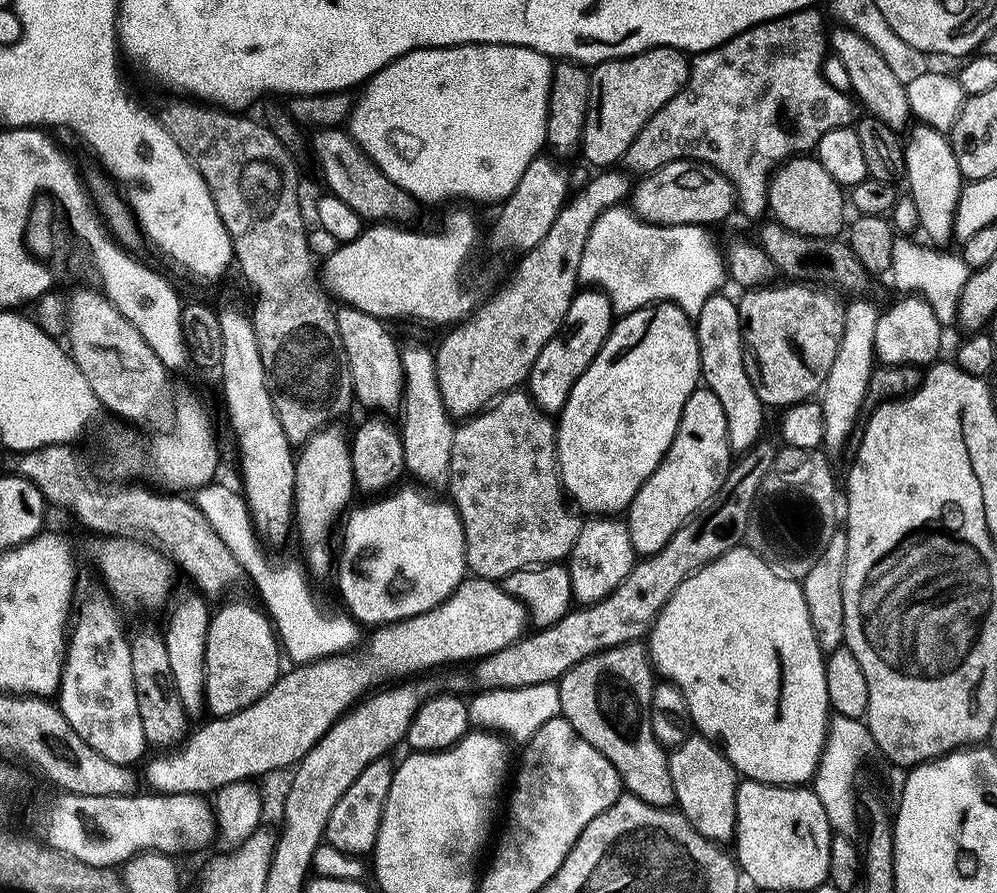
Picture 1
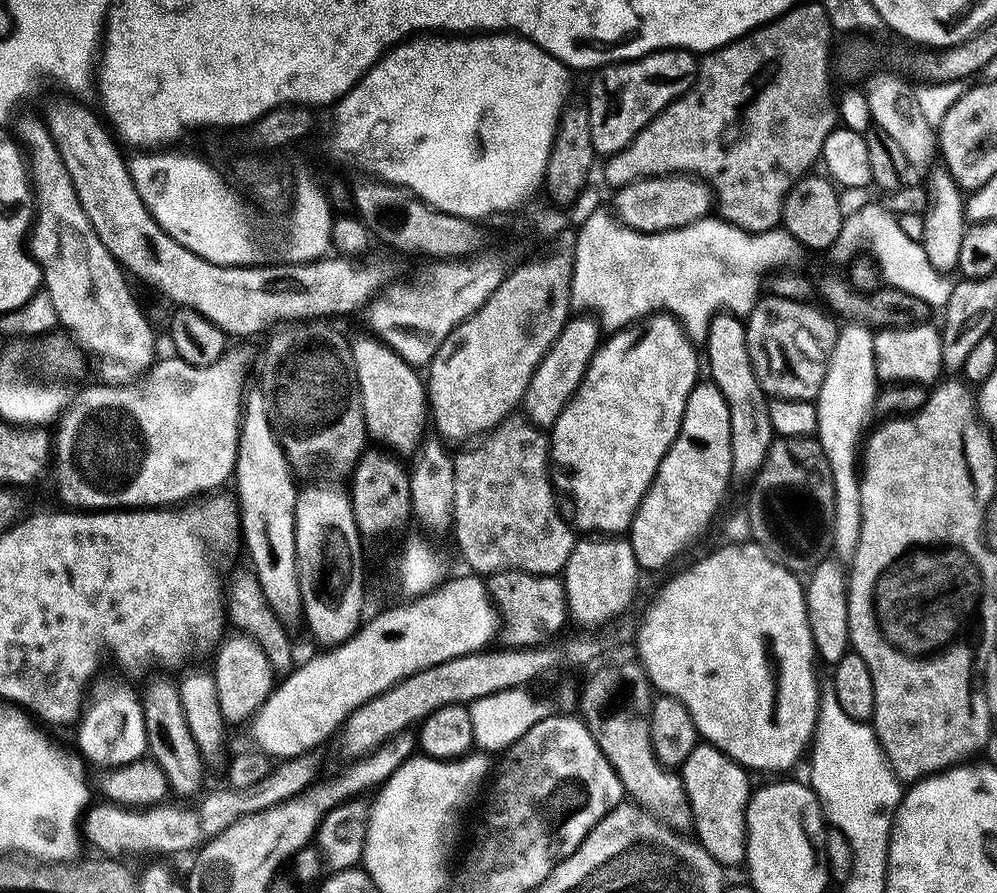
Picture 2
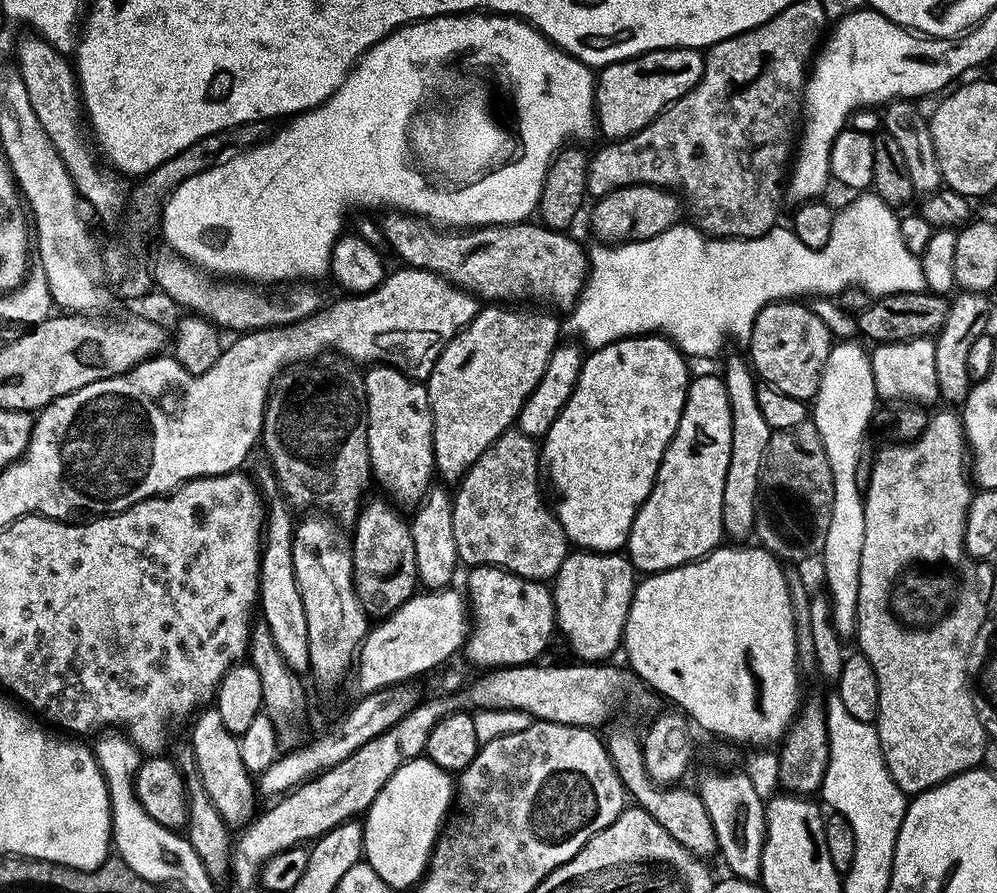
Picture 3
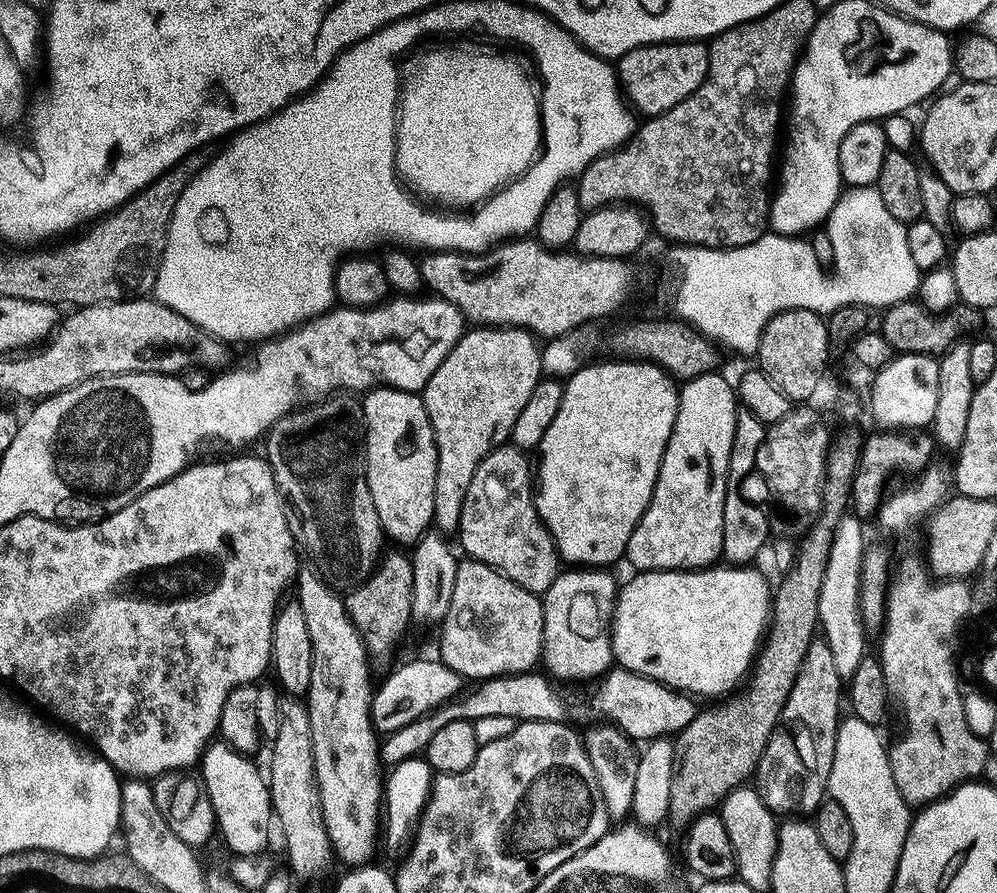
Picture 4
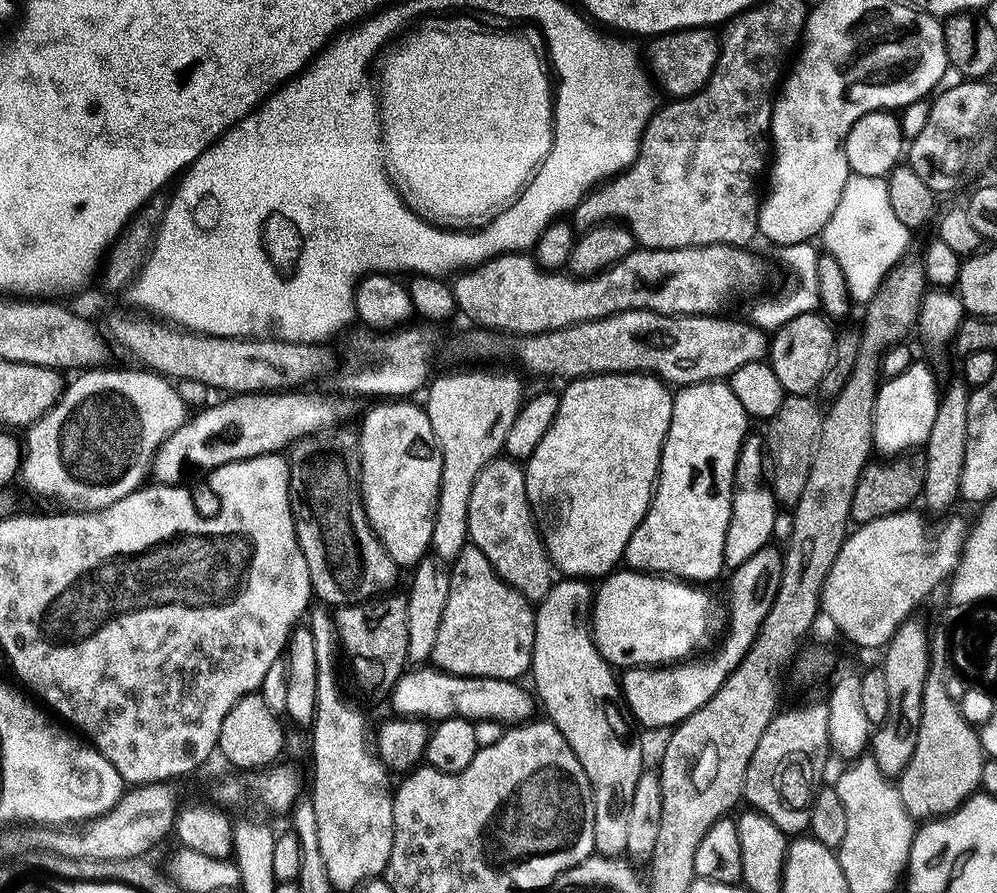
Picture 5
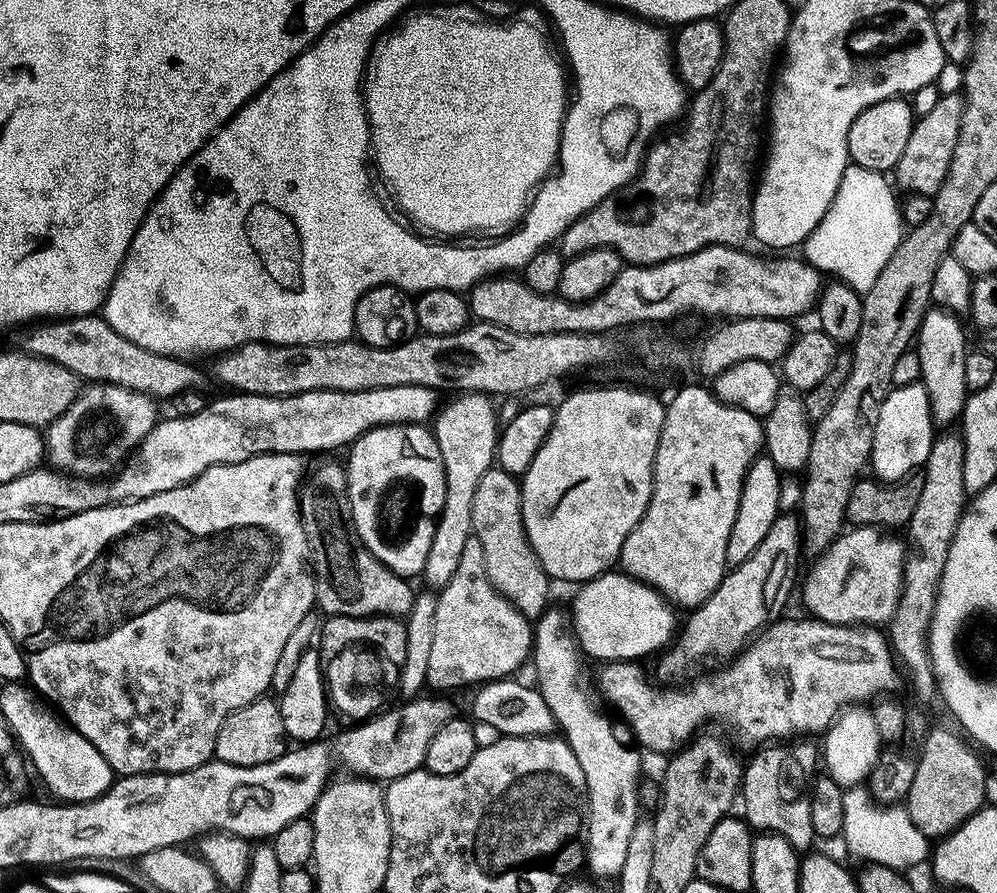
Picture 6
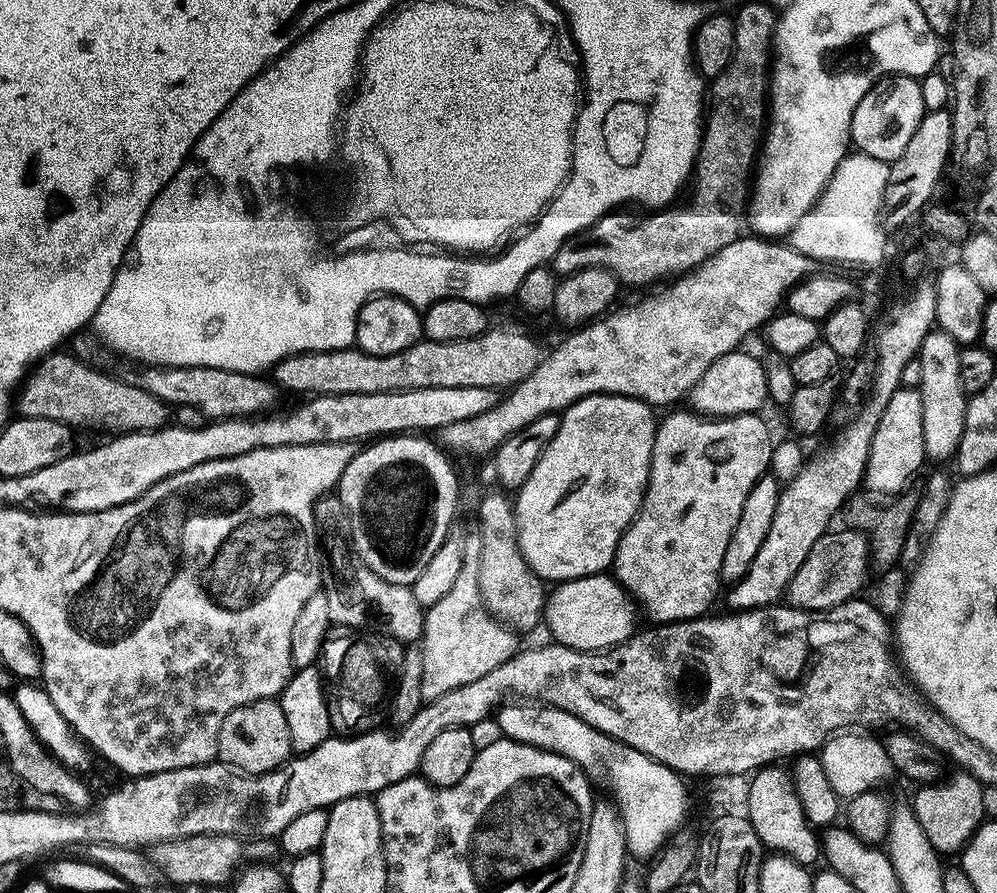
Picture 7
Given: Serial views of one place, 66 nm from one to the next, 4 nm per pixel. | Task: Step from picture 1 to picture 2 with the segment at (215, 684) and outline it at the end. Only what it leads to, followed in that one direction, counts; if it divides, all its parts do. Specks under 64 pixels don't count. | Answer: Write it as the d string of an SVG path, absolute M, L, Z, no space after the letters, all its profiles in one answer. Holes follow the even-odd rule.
M229 635L219 645L218 651L215 653L215 655L217 654L216 670L214 669L222 714L227 723L232 726L234 724L247 725L260 711L260 707L272 696L274 687L274 673L262 646L258 646L258 642L251 636L235 635Z

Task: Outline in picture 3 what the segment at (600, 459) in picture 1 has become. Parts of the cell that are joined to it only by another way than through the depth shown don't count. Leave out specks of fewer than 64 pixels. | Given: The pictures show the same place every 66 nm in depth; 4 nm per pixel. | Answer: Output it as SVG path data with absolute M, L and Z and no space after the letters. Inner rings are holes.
M649 334L638 336L631 340L620 340L617 344L611 344L605 348L593 351L585 359L584 369L580 375L578 386L570 398L570 402L562 410L558 422L550 430L542 444L542 456L546 461L546 472L552 475L552 484L556 487L556 492L560 495L560 505L555 505L554 511L560 521L562 530L568 535L569 545L585 552L606 552L609 554L620 554L627 549L628 539L632 533L632 527L636 521L637 514L642 510L642 506L650 498L650 494L656 485L658 470L664 461L664 455L672 445L674 434L678 434L678 426L682 422L682 414L686 406L688 397L688 386L690 375L688 376L688 364L683 352L672 343L671 340L660 334Z

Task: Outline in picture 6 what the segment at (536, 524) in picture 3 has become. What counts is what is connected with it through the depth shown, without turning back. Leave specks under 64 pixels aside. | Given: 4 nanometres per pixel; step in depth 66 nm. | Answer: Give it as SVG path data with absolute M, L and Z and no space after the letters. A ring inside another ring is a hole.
M499 466L492 467L482 478L478 486L478 494L474 497L474 526L472 535L478 542L482 542L482 554L486 554L486 570L490 574L490 582L524 617L533 622L548 611L552 596L553 581L547 570L542 566L530 538L526 534L524 525L524 489L517 477L511 476Z

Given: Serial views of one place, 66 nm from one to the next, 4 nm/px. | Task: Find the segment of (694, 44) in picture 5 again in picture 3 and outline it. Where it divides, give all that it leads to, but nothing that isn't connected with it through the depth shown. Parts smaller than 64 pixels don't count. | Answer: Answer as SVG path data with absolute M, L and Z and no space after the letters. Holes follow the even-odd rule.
M667 48L603 69L596 85L596 114L603 139L615 142L636 136L674 102L686 98L702 82L704 58L705 53L695 48Z

